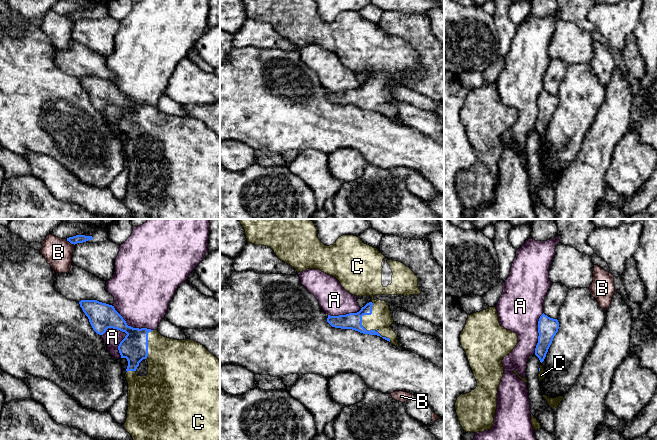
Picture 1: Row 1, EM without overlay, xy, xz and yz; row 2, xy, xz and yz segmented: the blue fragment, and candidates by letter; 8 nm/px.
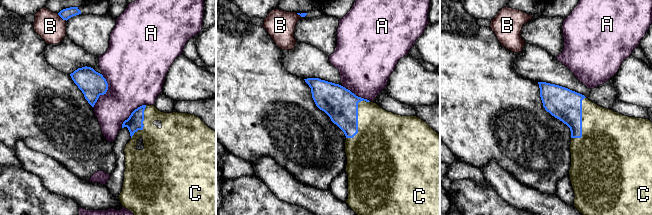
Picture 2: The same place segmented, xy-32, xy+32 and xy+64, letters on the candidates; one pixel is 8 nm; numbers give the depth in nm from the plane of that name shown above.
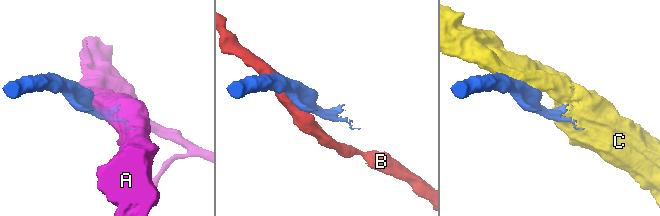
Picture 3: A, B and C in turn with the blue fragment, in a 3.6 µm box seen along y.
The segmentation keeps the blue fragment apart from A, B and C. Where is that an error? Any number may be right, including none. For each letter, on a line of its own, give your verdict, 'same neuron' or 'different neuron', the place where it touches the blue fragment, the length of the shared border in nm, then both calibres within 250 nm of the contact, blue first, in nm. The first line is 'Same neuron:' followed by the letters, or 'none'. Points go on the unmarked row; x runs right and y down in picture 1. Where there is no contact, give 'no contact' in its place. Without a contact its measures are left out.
Same neuron: C
A: different neuron; meets blue in xy at (125, 113); contact 260 nm long; 220 nm thick on the blue side, 140 nm on the other
B: different neuron; meets blue in xy at (70, 18); contact 90 nm long; 70 nm thick on the blue side, 220 nm on the other
C: same neuron; meets blue in xz at (361, 101); contact 360 nm long; 130 nm thick on the blue side, 170 nm on the other

